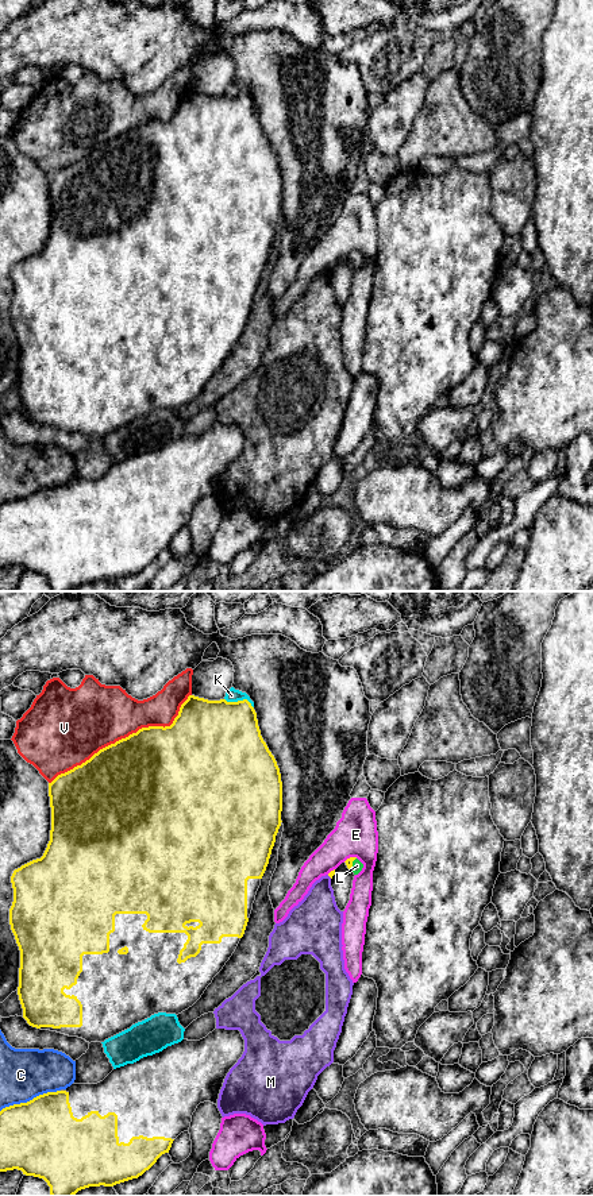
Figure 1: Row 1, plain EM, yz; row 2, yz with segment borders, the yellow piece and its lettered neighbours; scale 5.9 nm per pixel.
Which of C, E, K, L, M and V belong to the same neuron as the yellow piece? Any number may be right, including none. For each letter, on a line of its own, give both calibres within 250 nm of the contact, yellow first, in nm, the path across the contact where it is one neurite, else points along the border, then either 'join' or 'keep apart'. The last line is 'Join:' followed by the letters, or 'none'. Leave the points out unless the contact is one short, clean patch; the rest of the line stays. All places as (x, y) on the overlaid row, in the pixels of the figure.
C: 460 nm thick on the yellow side, 300 nm on the other; keep apart
E: 50 nm thick on the yellow side, 260 nm on the other; keep apart
K: 460 nm thick on the yellow side, 80 nm on the other; keep apart
L: 50 nm thick on the yellow side, 60 nm on the other; runs through yz (349, 861), (351, 864), (357, 865); join
M: 40 nm thick on the yellow side, 260 nm on the other; keep apart
V: 500 nm thick on the yellow side, 400 nm on the other; keep apart
Join: L

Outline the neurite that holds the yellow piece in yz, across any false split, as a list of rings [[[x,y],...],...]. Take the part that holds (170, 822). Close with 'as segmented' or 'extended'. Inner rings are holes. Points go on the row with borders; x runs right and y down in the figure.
[[[189,695],[170,726],[142,728],[116,741],[49,783],[51,807],[50,841],[41,859],[15,869],[9,925],[20,950],[18,995],[23,1018],[32,1027],[78,1037],[86,1042],[105,1039],[158,1012],[181,1014],[204,994],[223,969],[244,934],[261,879],[269,864],[281,826],[282,782],[280,768],[261,736],[257,713],[247,699],[208,701]]]; extended

